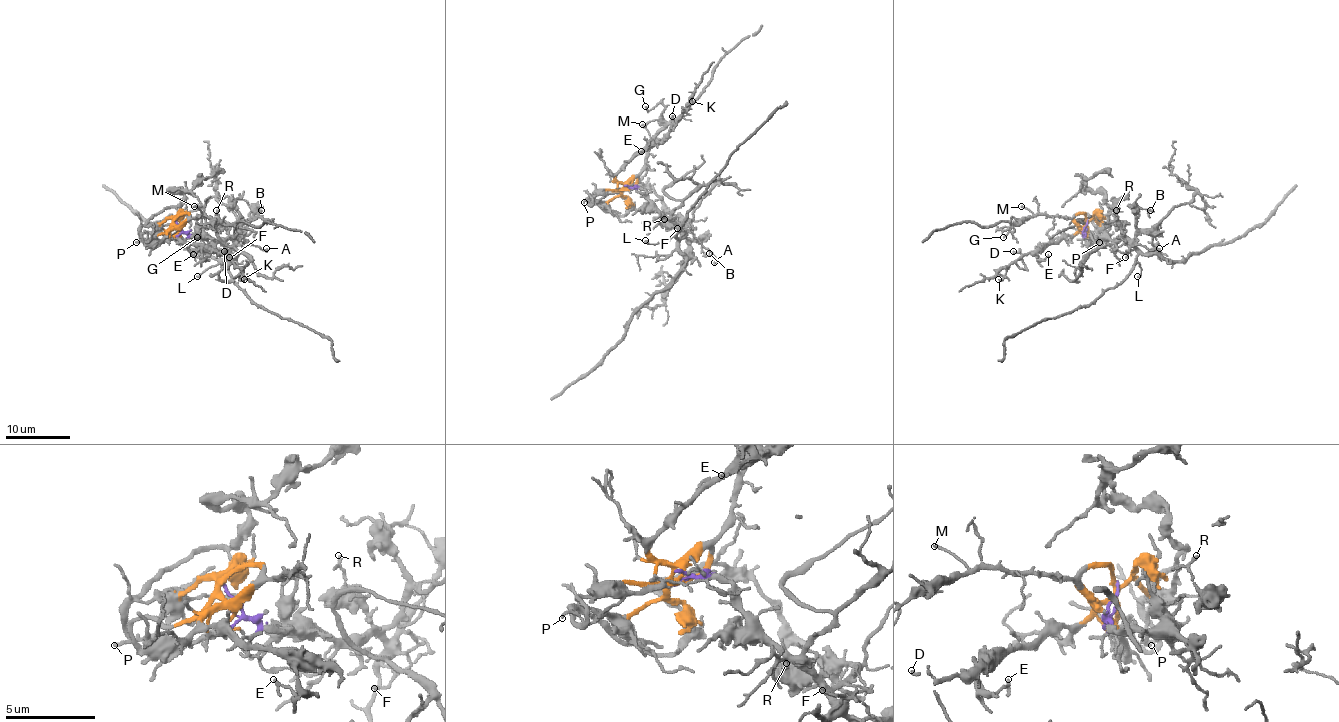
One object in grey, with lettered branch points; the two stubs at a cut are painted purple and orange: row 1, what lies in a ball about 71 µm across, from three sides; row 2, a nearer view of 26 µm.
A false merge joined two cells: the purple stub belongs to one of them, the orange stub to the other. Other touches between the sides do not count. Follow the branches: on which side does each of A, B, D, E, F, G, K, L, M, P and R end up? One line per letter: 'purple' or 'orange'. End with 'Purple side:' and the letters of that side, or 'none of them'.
A: purple
B: purple
D: orange
E: orange
F: purple
G: orange
K: orange
L: purple
M: orange
P: orange
R: purple
Purple side: A, B, F, L, R

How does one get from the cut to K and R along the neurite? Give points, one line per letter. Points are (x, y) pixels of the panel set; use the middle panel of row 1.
K: (622, 190), (624, 185), (615, 175), (635, 156), (654, 146), (688, 109), (687, 106), (691, 101)
R: (622, 190), (640, 188), (661, 211), (677, 222), (666, 216), (664, 219)

